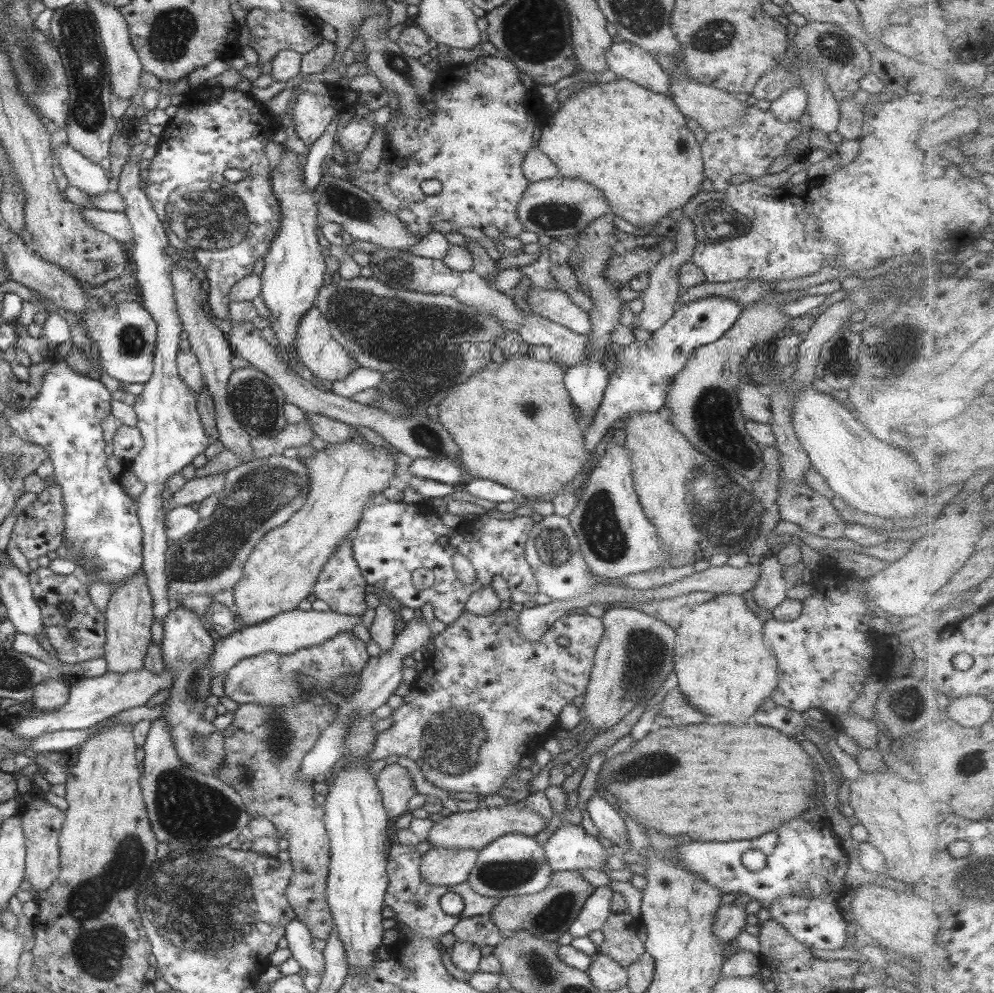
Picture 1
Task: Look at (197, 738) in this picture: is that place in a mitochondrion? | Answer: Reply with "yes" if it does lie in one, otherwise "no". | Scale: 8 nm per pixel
yes

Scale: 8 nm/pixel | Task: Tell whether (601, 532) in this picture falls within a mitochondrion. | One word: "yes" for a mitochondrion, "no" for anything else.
yes

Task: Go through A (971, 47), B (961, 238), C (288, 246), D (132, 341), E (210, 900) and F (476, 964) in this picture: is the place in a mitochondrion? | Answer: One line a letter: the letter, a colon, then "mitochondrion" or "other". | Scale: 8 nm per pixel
A: other
B: other
C: other
D: mitochondrion
E: mitochondrion
F: other

